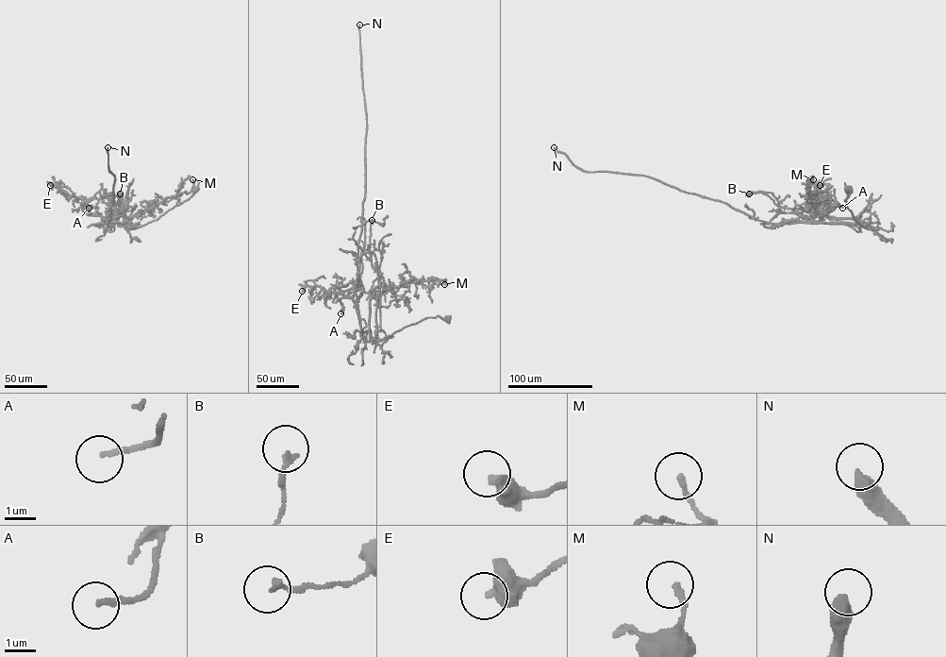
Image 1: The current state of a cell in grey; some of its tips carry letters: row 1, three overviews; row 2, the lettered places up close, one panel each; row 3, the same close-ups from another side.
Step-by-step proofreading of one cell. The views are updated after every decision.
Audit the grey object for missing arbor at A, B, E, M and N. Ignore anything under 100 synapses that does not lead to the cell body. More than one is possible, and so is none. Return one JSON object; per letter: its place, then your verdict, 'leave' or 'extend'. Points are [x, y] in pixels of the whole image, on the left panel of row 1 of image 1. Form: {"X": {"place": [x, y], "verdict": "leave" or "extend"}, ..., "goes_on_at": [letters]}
{"A": {"place": [89, 208], "verdict": "leave"}, "B": {"place": [120, 193], "verdict": "leave"}, "E": {"place": [50, 185], "verdict": "leave"}, "M": {"place": [192, 179], "verdict": "leave"}, "N": {"place": [107, 147], "verdict": "extend"}, "goes_on_at": ["N"]}

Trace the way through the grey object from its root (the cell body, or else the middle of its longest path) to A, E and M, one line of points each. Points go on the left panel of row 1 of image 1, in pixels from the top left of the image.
A: (195, 189), (156, 220), (134, 228), (119, 225), (114, 213), (105, 218), (89, 208)
E: (195, 189), (156, 220), (128, 228), (118, 225), (119, 213), (107, 198), (73, 196), (50, 185)
M: (195, 189), (189, 199), (156, 220), (134, 228), (123, 226), (166, 198), (190, 193), (192, 179)

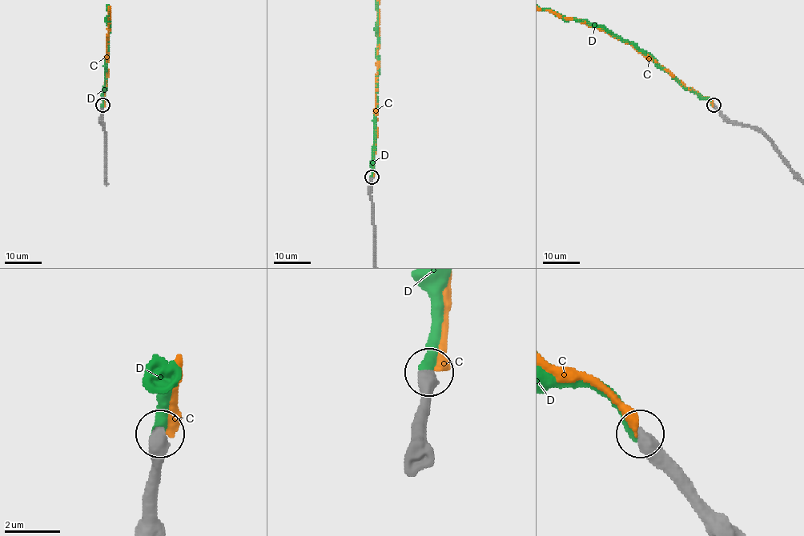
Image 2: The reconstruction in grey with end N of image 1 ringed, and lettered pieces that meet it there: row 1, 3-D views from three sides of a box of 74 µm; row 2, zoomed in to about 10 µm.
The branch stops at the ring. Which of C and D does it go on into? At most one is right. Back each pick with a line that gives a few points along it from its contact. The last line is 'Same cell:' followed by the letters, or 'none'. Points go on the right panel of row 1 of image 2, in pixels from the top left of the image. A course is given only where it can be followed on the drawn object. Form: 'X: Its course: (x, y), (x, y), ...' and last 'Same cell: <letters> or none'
Same cell: D

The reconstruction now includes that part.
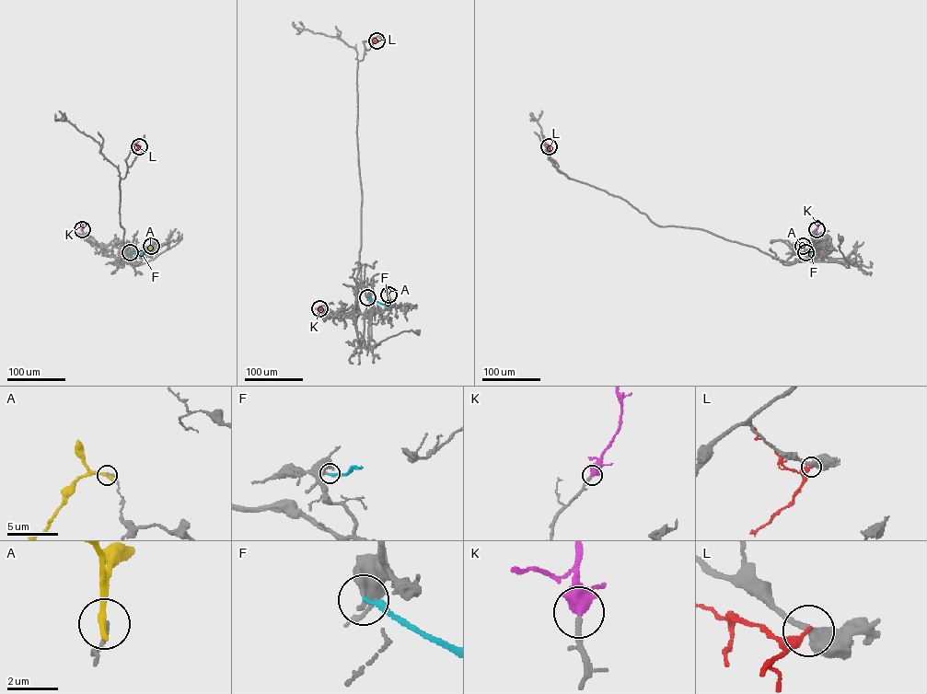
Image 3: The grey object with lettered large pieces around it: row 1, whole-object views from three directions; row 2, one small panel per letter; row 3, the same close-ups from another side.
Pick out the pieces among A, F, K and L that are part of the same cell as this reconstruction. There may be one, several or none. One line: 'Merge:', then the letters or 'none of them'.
Merge: K

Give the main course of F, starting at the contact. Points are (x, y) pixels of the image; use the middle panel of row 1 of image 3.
F: (367, 297), (384, 305), (387, 303), (387, 306)

